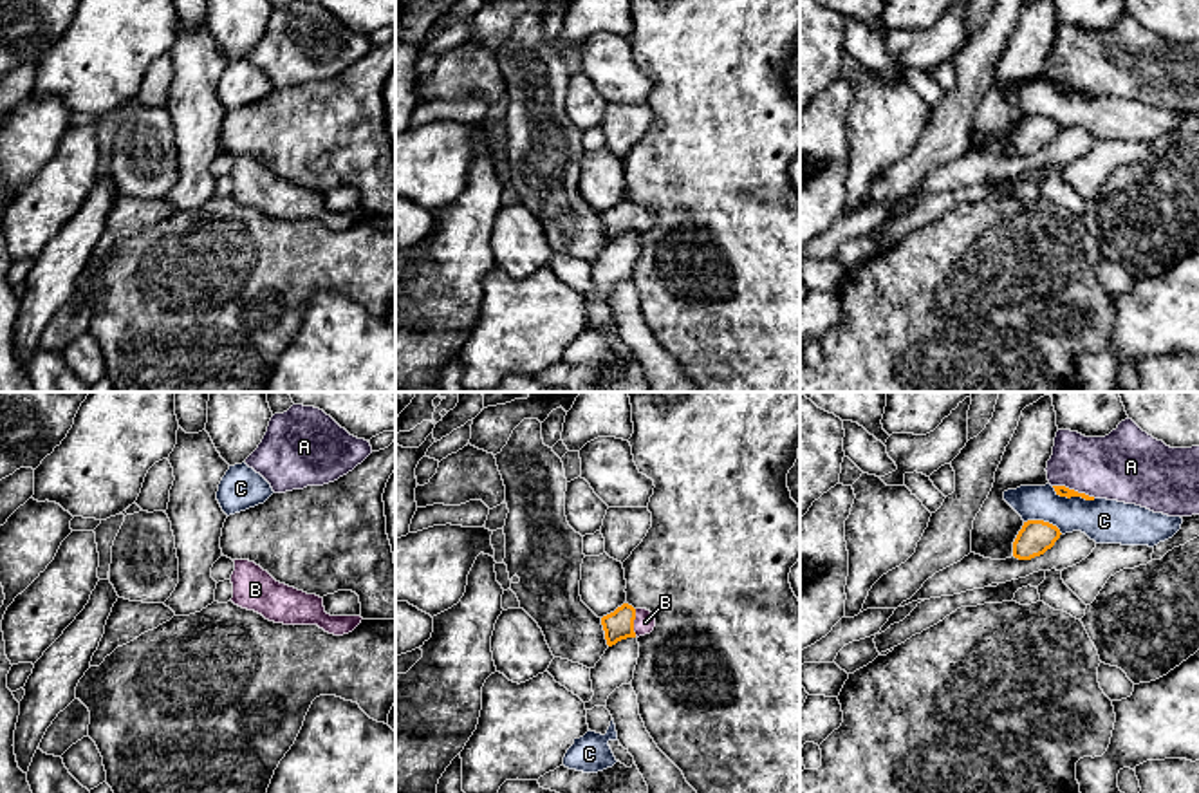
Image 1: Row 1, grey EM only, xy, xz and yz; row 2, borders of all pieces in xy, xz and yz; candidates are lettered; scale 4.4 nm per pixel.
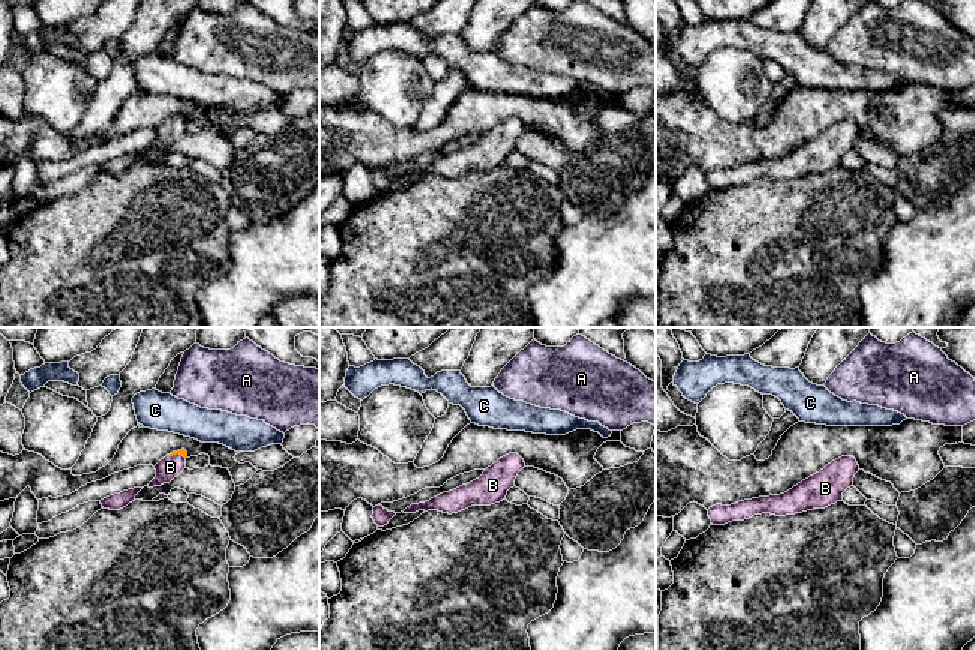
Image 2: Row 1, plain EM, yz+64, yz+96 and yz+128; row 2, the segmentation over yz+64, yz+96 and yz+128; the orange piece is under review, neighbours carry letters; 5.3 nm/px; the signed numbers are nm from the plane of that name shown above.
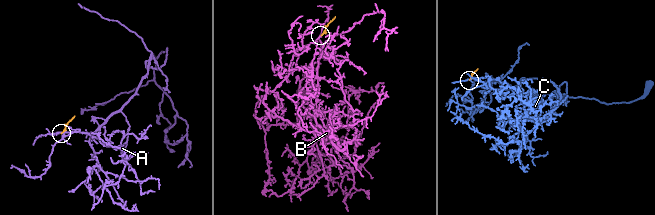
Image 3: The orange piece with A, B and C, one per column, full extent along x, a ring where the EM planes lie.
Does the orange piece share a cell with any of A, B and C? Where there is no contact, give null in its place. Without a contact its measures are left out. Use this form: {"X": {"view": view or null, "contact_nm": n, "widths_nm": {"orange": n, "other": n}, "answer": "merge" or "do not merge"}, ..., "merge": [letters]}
{"A": {"view": "yz", "contact_nm": 200, "widths_nm": {"orange": 50, "other": 320}, "answer": "do not merge"}, "B": {"view": "xz", "contact_nm": 120, "widths_nm": {"orange": 130, "other": 90}, "answer": "merge"}, "C": {"view": "yz", "contact_nm": 200, "widths_nm": {"orange": 50, "other": 190}, "answer": "do not merge"}, "merge": ["B"]}

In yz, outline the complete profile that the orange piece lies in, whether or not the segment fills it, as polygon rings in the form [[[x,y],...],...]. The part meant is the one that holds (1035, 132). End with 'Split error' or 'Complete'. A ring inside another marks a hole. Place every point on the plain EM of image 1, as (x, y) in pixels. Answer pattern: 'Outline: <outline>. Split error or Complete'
Outline: [[[1027,116],[1013,137],[1013,152],[1031,155],[1044,150],[1060,134],[1060,125],[1044,116]]]. Complete

